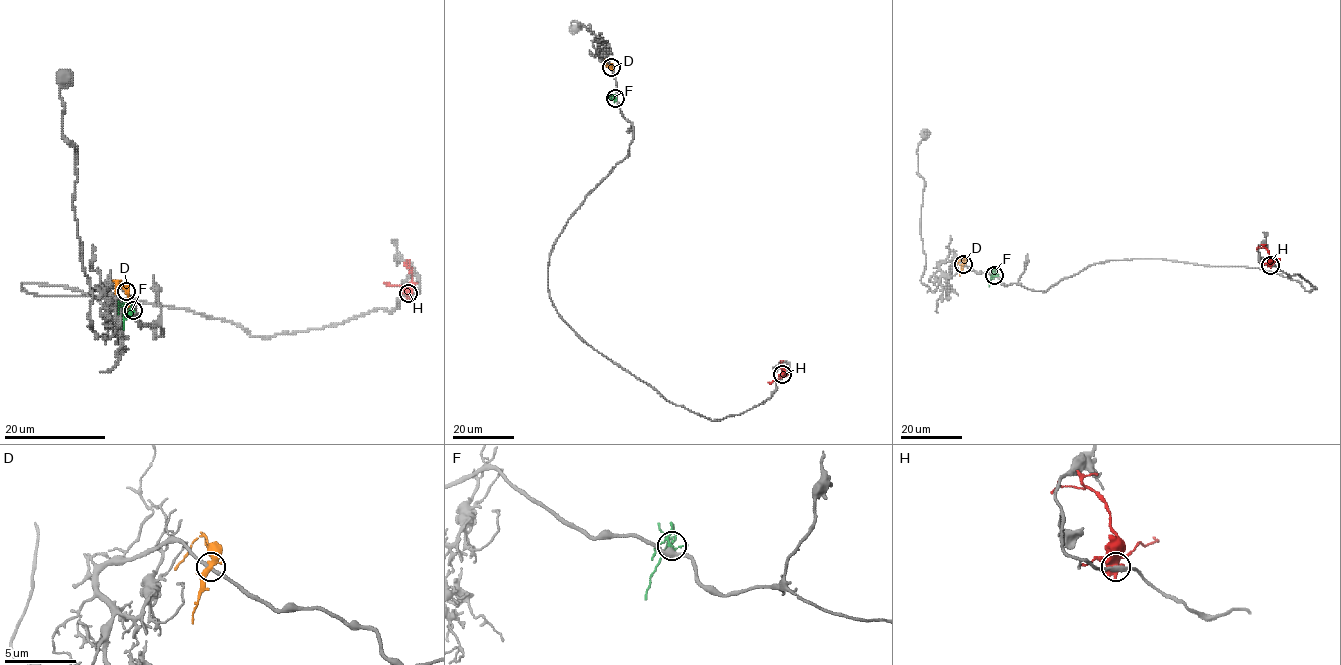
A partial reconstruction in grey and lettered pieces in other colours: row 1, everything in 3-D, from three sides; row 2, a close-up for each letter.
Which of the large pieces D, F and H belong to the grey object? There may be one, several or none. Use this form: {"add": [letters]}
{"add": []}

